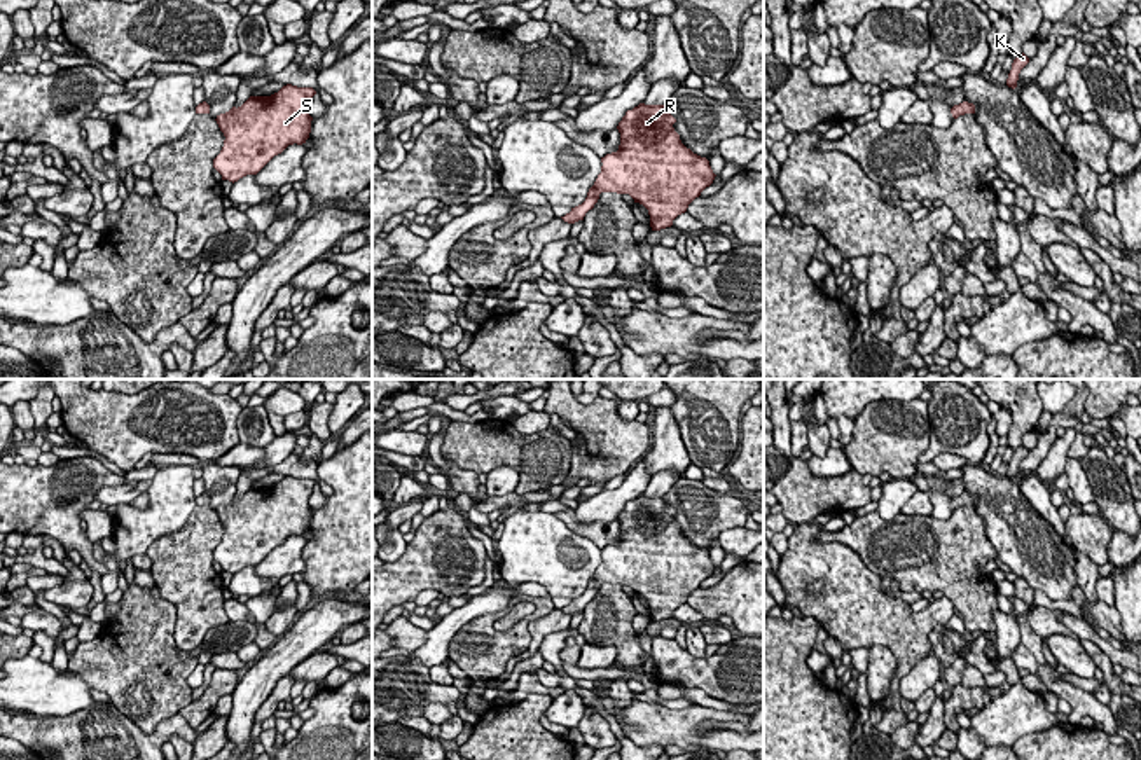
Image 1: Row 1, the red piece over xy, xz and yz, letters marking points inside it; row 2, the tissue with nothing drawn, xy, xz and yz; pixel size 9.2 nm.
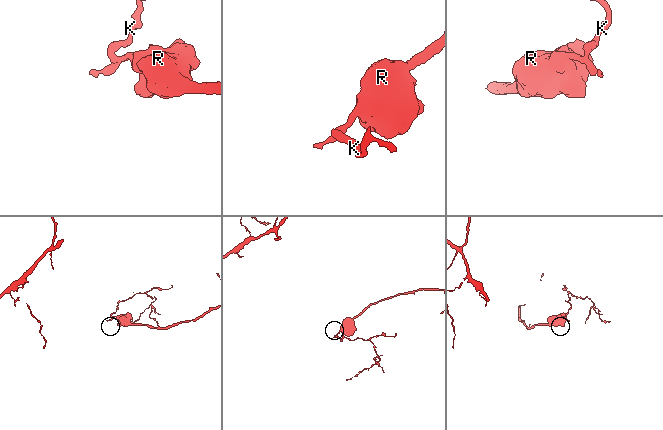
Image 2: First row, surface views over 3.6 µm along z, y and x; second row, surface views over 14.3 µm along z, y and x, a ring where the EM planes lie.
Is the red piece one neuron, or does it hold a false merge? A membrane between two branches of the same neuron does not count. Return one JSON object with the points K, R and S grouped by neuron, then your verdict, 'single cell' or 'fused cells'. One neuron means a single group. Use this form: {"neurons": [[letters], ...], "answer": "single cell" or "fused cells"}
{"neurons": [["K", "R", "S"]], "answer": "single cell"}

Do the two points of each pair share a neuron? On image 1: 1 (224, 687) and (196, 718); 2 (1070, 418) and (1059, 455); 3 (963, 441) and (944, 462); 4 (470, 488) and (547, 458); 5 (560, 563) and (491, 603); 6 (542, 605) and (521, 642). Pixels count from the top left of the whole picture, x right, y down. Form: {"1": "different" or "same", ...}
{"1": "same", "2": "different", "3": "different", "4": "different", "5": "different", "6": "same"}

